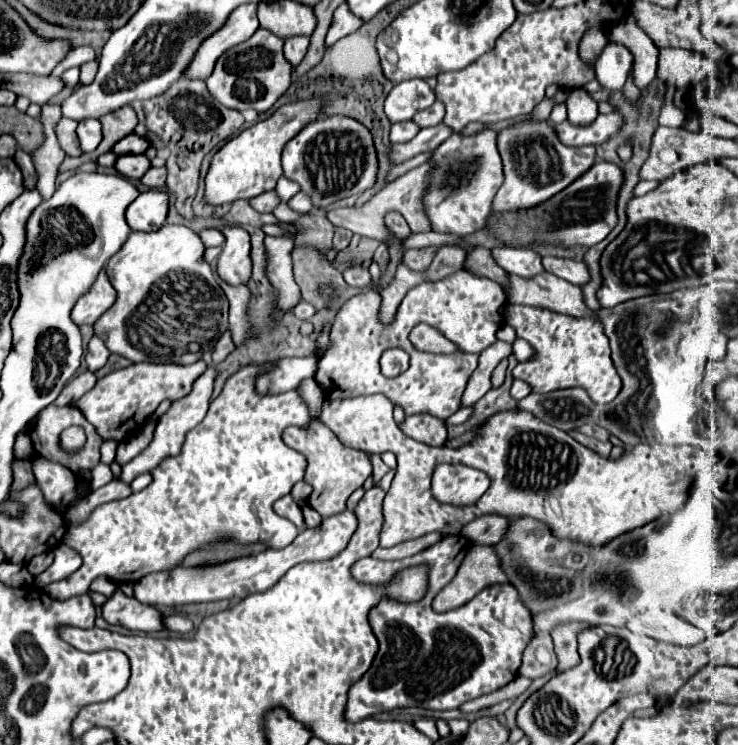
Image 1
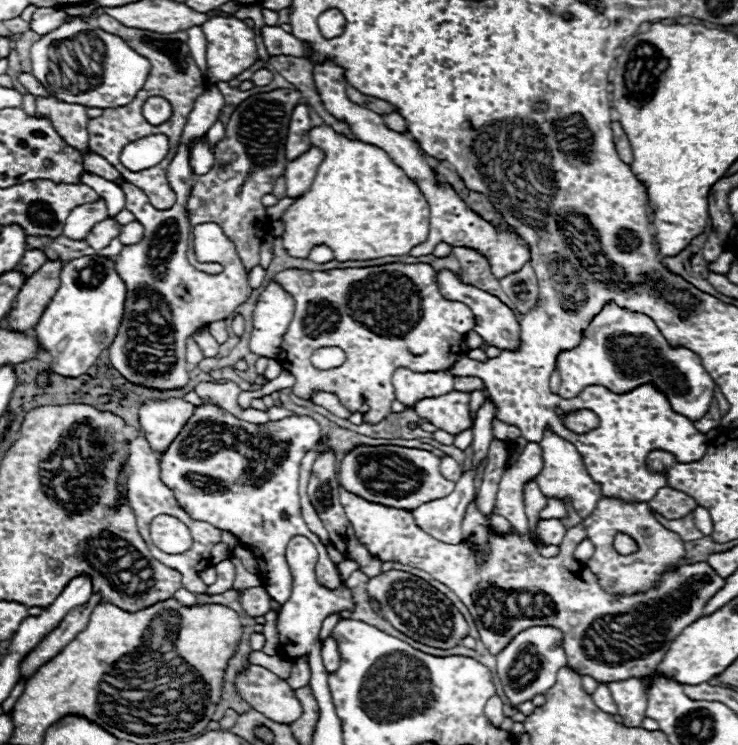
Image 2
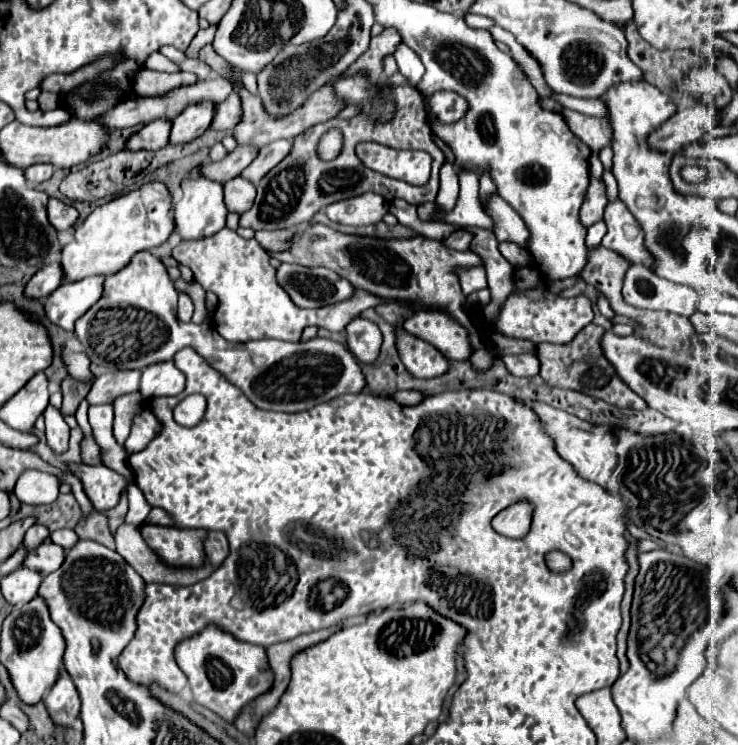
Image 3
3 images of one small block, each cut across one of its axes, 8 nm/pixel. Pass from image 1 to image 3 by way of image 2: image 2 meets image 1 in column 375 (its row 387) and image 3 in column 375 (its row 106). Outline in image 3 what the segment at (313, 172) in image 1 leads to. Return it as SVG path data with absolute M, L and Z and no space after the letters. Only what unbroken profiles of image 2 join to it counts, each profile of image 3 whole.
M374 192L346 198L328 206L328 218L348 226L376 224L382 220L386 212L388 212L388 202Z

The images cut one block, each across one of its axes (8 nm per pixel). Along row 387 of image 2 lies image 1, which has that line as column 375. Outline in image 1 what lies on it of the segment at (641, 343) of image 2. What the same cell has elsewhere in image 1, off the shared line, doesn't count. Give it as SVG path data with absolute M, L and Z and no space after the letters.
M446 536L432 548L404 558L404 560L394 560L394 562L380 562L374 558L362 558L356 564L352 564L350 574L354 580L370 586L388 586L400 570L412 568L412 566L430 566L430 576L428 576L428 590L426 596L418 602L398 602L394 598L382 598L368 614L372 632L378 640L378 654L370 666L370 670L350 688L348 692L348 704L346 704L346 718L352 722L358 722L362 718L394 710L394 708L404 708L402 704L444 704L444 706L420 706L420 708L430 708L430 710L452 710L460 708L464 702L478 698L482 694L494 692L502 686L506 686L510 680L516 678L516 670L522 660L522 652L532 638L532 622L530 622L530 612L526 606L520 602L518 592L510 584L492 584L486 586L482 592L478 592L468 604L454 608L450 612L438 614L432 610L432 600L442 590L452 576L456 574L458 564L462 562L464 554L468 552L470 542L462 540L464 536Z

